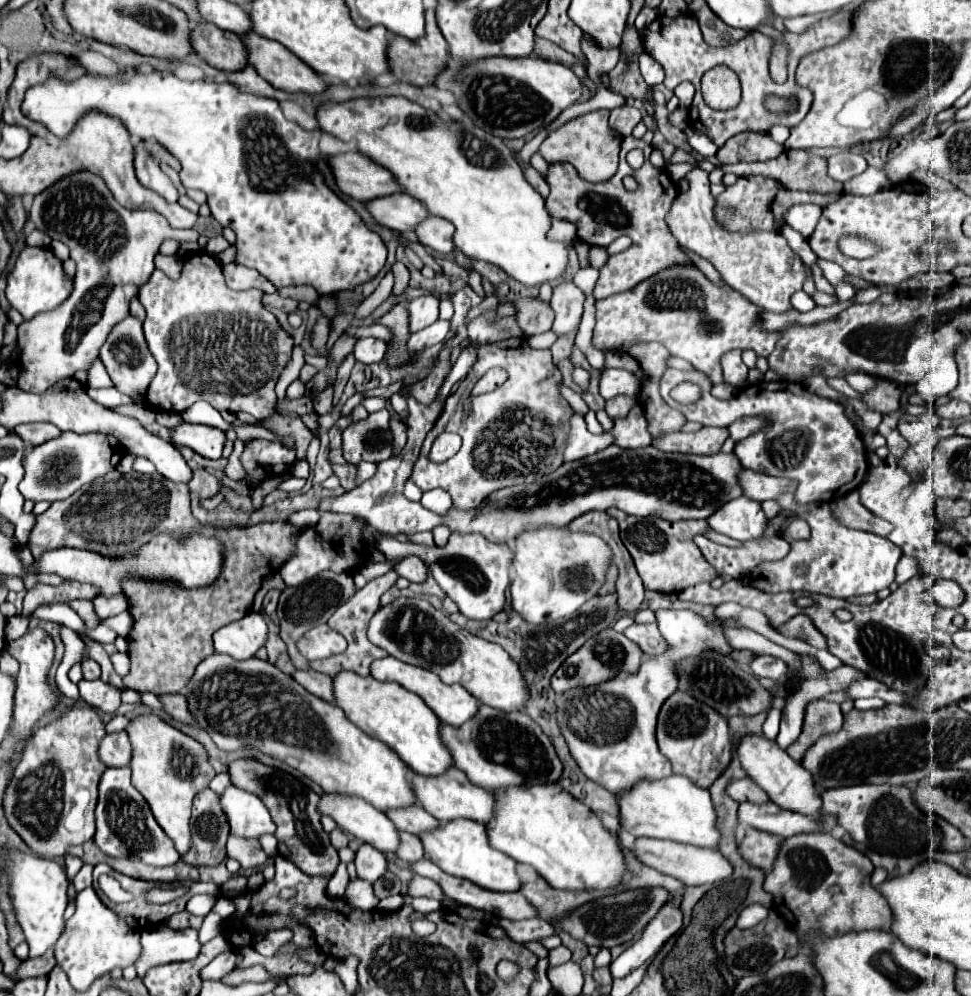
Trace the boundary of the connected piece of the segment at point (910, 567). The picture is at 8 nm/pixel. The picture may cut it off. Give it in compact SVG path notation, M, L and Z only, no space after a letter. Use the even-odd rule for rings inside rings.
M903 555L901 561L899 561L899 565L897 565L897 577L895 577L895 581L897 583L909 581L915 575L915 569L919 569L919 565L915 563L915 559L909 557L909 555Z

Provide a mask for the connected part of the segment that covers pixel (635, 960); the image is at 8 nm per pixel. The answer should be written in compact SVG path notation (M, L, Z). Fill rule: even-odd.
M663 905L661 911L655 915L655 919L647 925L641 939L635 941L631 947L627 947L617 959L611 961L609 971L613 979L623 979L633 969L641 967L647 959L651 959L661 945L671 939L681 929L681 911L669 905Z

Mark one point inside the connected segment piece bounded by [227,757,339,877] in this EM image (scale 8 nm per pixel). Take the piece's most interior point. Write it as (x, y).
(302, 840)

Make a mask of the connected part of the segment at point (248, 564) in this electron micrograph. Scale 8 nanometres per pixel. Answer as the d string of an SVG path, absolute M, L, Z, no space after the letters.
M273 521L245 527L243 531L233 529L229 531L229 539L225 539L223 533L221 539L227 547L223 573L215 583L201 589L181 589L177 585L145 581L125 583L129 613L135 625L129 633L131 671L123 677L123 685L139 693L179 693L189 683L189 677L193 677L195 667L213 653L213 633L245 617L261 581L291 559L301 531L301 527L289 521Z

